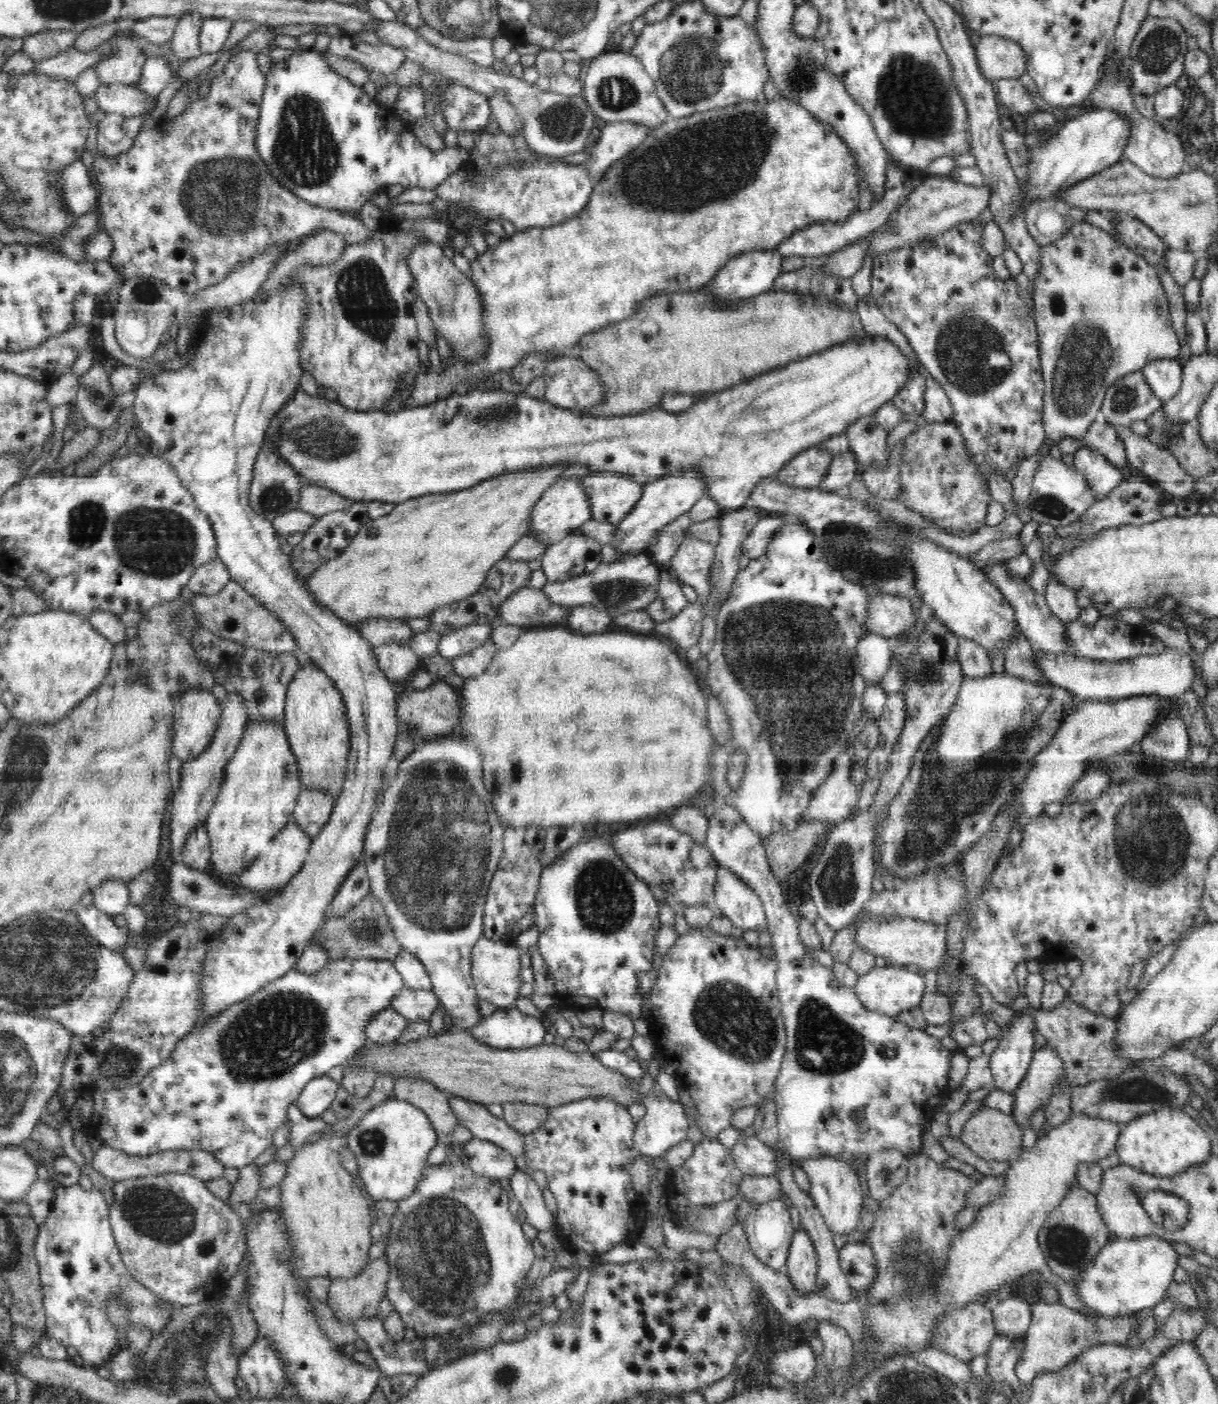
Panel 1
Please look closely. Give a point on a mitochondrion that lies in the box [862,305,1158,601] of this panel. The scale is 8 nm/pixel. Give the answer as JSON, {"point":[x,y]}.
{"point":[971,355]}

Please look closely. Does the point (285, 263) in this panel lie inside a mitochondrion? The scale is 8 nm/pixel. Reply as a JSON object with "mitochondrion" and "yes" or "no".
{"mitochondrion":"no"}

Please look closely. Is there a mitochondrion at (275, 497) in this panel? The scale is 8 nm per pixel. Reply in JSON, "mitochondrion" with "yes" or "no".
{"mitochondrion":"yes"}

